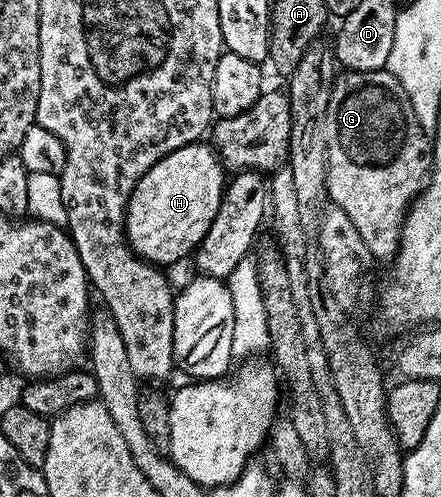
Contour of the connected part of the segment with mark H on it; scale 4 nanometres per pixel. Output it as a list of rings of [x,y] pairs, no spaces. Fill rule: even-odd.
[[[201,141],[188,143],[185,147],[167,153],[167,157],[151,165],[151,169],[139,177],[125,210],[125,238],[137,258],[154,265],[177,263],[184,255],[192,256],[203,241],[207,229],[211,229],[211,221],[215,221],[215,213],[219,213],[227,171],[212,146],[205,144],[204,147],[203,144]]]

